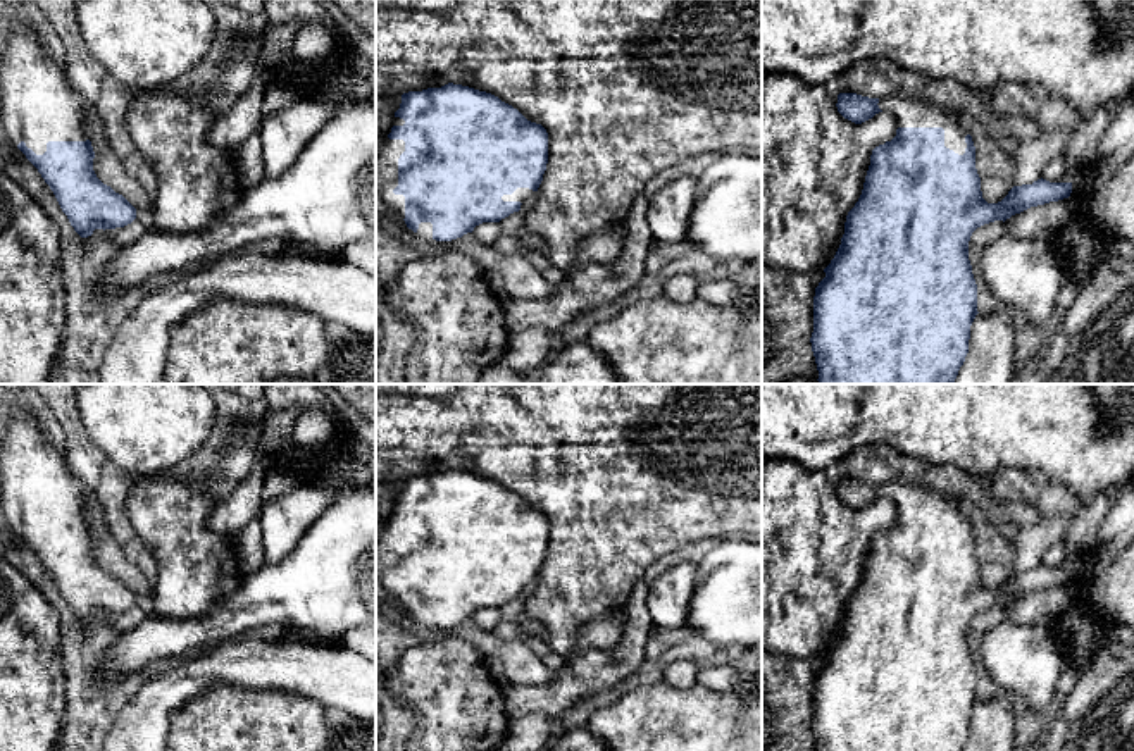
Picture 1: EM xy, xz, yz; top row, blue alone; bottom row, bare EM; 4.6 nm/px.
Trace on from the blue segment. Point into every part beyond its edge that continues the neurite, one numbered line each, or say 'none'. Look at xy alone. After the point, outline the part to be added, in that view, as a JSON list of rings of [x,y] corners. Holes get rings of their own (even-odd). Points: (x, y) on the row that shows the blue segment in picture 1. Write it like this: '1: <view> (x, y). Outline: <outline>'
1: xy (38, 102). Outline: [[[22,22],[10,31],[0,69],[0,109],[10,141],[16,146],[24,141],[36,155],[43,155],[48,141],[86,141],[88,115],[93,107],[88,107],[72,86],[65,64],[57,64],[41,50],[33,34],[34,28],[34,24]]]

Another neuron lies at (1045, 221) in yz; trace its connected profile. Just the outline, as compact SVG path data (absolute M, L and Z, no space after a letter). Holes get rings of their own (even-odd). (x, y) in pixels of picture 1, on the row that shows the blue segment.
M1070 198L1031 207L1005 220L1008 233L1029 239L1053 239L1074 214Z

